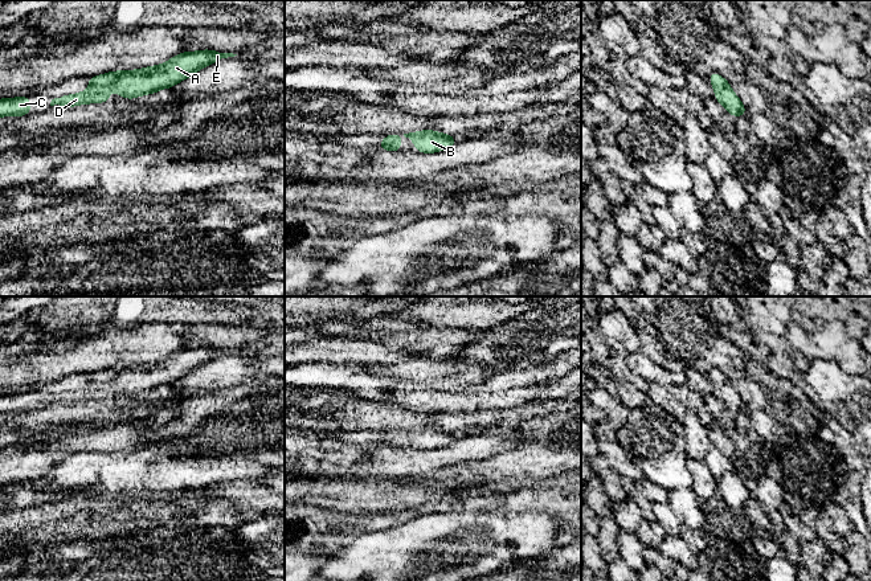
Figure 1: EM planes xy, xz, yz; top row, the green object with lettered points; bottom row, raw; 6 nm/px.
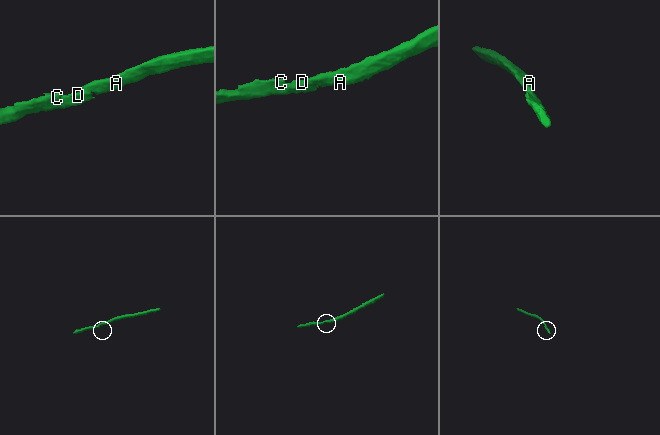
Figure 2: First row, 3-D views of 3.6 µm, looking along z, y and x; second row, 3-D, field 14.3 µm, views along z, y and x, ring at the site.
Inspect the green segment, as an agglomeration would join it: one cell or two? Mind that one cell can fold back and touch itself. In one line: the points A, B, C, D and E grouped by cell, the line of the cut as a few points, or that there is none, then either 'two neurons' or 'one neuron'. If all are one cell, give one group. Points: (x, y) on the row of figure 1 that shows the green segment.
A B C D E; no cut; one neuron

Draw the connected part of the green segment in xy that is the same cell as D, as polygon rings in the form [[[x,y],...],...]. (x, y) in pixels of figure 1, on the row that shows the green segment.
[[[210,49],[183,52],[161,65],[89,77],[87,83],[91,86],[89,90],[54,98],[50,106],[60,105],[70,109],[86,103],[109,102],[111,95],[106,91],[107,89],[115,90],[122,98],[135,99],[139,95],[169,89],[206,65],[234,56],[237,54]]]

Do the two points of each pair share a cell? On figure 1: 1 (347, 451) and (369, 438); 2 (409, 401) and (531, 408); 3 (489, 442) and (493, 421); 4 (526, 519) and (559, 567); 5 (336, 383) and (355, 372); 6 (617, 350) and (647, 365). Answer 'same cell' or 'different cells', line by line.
1: same cell
2: different cells
3: different cells
4: different cells
5: same cell
6: different cells

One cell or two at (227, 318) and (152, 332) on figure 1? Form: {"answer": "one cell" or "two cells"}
{"answer": "two cells"}

